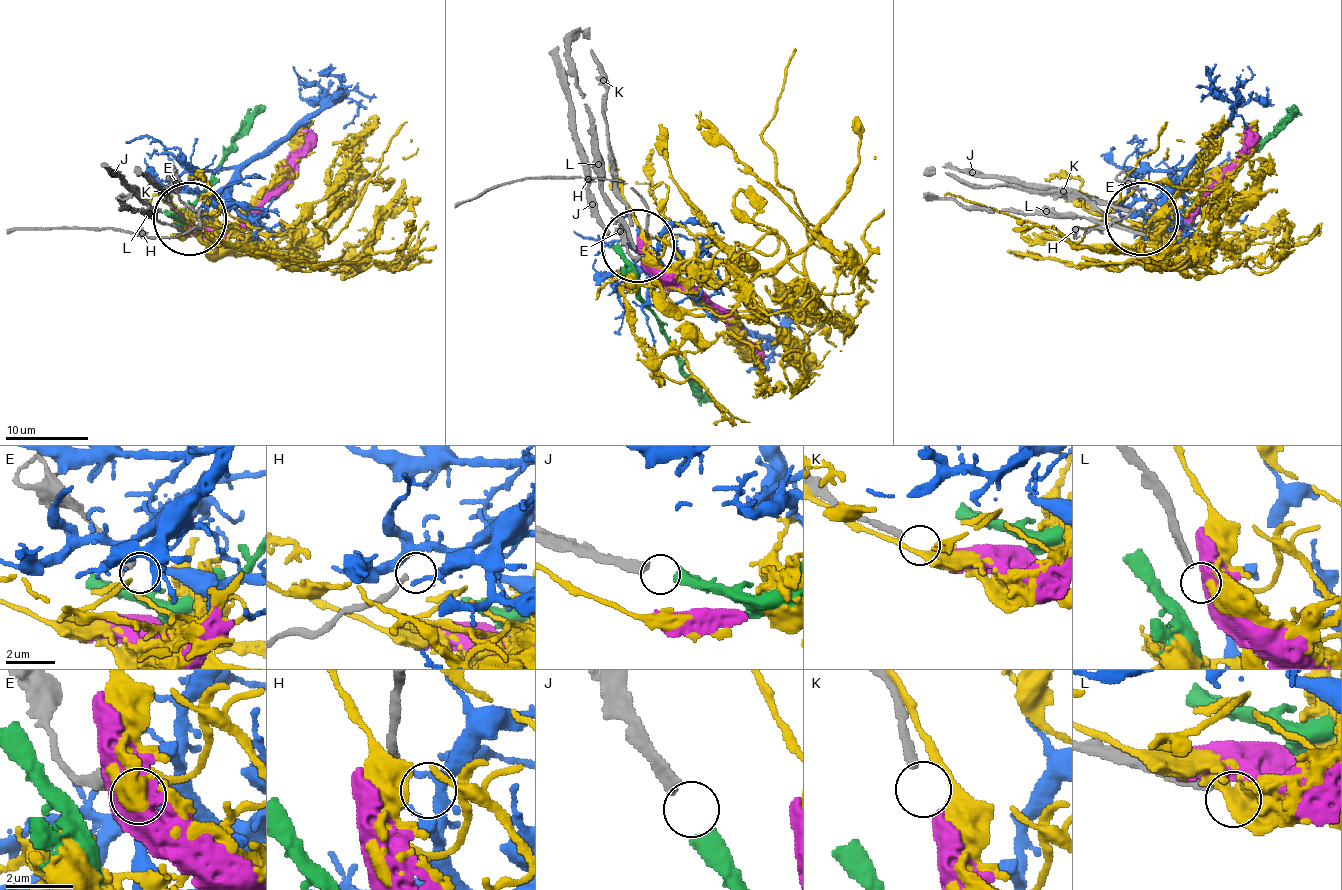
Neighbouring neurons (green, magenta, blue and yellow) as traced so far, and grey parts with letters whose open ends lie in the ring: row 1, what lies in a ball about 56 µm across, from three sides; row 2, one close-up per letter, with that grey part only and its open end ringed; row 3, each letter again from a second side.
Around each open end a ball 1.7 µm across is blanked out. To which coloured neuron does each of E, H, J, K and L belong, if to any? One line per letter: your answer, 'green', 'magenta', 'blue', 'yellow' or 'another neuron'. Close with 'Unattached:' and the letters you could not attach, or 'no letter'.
E: yellow
H: blue
J: green
K: magenta
L: another neuron
Unattached: L

